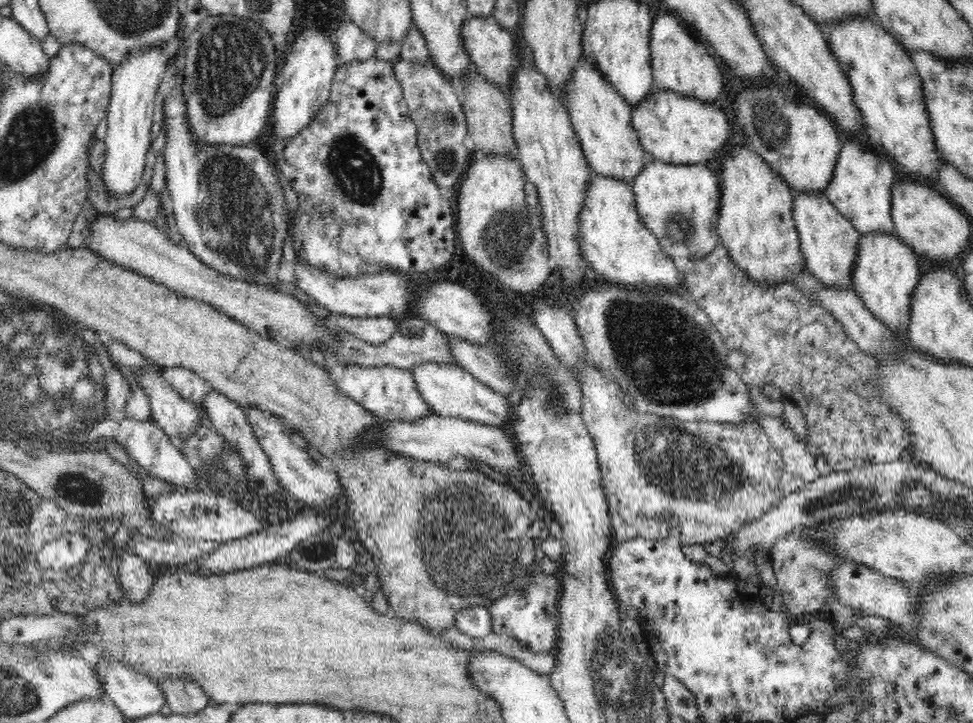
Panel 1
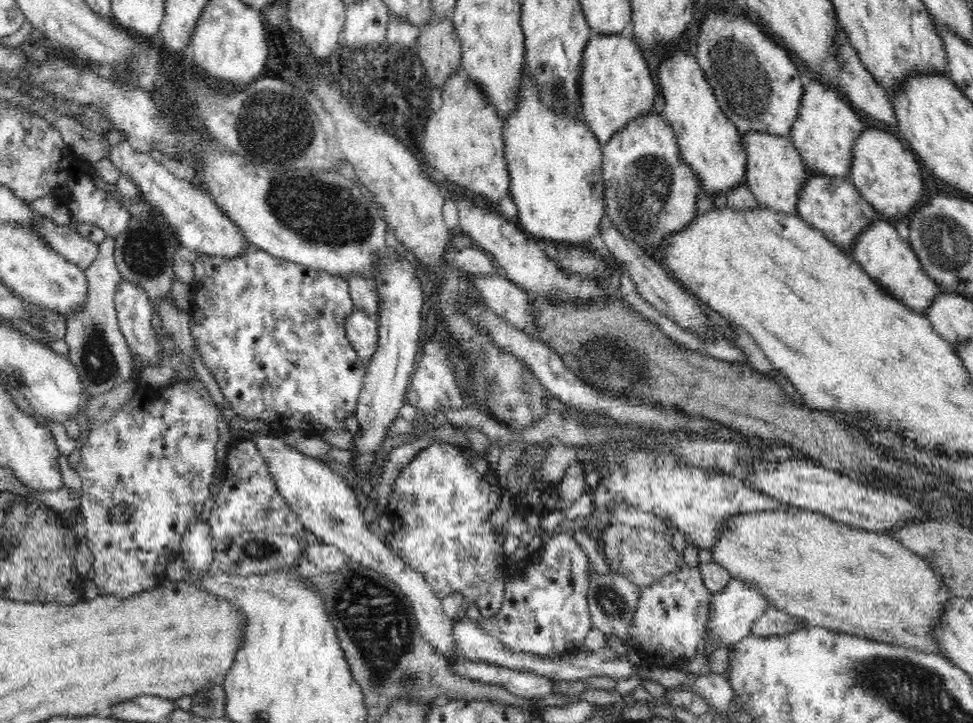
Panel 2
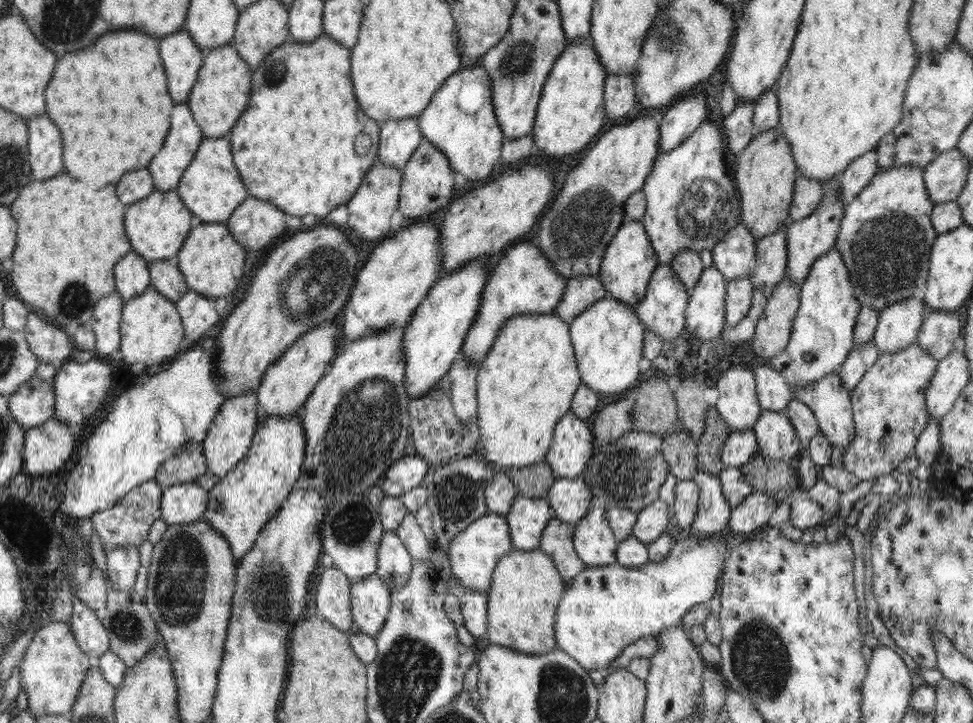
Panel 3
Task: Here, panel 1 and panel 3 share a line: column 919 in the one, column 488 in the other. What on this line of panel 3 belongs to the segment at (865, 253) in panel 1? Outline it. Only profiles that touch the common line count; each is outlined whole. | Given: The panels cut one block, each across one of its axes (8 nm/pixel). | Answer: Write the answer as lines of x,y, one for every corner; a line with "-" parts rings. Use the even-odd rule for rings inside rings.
487,259
471,260
447,276
441,276
405,325
402,347
408,365
404,387
409,398
420,397
437,386
450,371
451,362
461,353
464,338
479,315
482,290
490,279

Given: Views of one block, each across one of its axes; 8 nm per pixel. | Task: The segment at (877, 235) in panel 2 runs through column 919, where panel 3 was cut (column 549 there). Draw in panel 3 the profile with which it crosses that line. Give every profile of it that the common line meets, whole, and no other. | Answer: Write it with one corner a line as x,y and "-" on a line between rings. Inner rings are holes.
522,242
510,248
498,262
498,266
492,270
486,288
482,290
479,315
472,322
462,344
461,352
464,353
464,357
480,364
492,348
502,325
516,315
553,313
563,302
564,290
568,284
569,280
557,272
536,244

